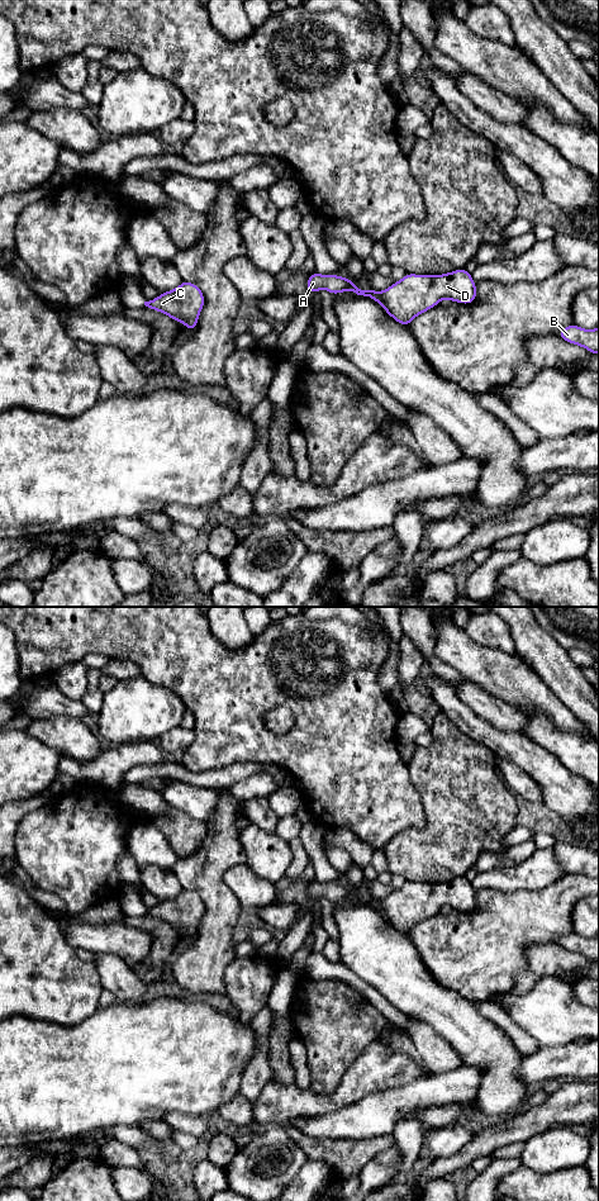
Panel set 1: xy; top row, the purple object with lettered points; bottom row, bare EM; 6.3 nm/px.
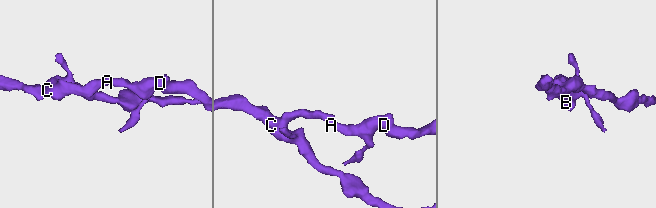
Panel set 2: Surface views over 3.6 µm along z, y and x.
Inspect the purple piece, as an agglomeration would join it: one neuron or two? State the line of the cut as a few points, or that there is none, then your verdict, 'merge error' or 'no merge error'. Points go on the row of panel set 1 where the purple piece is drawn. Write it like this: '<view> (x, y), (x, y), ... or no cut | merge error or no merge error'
no cut | no merge error

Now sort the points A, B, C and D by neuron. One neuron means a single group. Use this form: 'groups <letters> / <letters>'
groups A B C D

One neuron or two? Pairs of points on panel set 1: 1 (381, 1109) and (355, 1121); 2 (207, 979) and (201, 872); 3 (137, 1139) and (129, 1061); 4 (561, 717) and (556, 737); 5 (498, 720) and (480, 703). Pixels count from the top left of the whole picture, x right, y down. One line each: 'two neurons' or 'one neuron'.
1: one neuron
2: one neuron
3: two neurons
4: two neurons
5: one neuron

